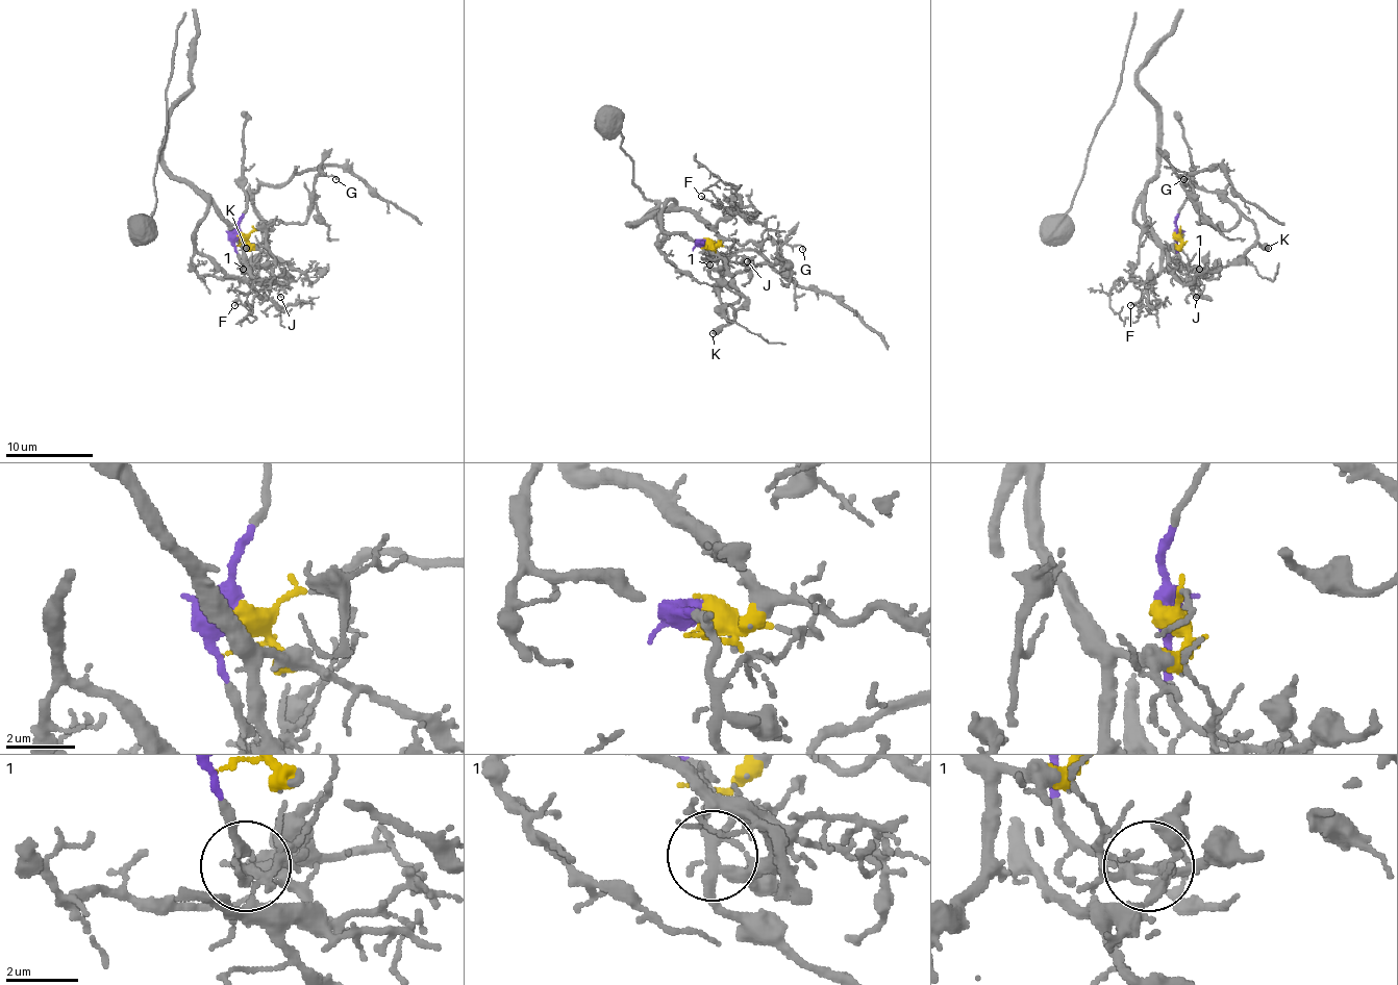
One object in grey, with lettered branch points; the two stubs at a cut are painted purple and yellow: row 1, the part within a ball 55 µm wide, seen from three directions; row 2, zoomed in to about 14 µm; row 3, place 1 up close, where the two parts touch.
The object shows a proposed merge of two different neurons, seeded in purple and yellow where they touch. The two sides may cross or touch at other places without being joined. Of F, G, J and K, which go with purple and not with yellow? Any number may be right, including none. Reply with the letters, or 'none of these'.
G, K

